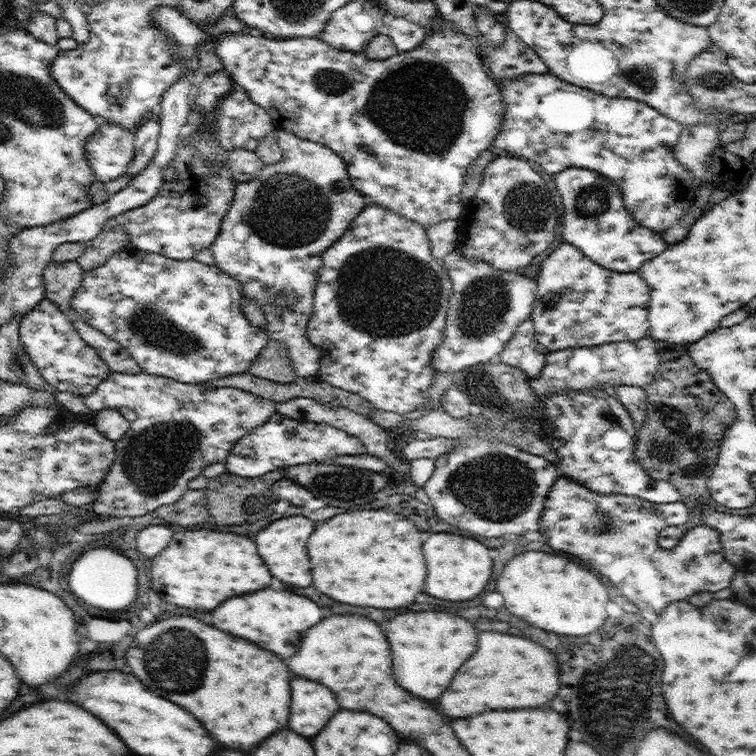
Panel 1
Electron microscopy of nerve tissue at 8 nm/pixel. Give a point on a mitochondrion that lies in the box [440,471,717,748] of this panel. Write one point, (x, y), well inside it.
(643, 685)

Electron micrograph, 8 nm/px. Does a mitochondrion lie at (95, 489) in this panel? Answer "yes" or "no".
no

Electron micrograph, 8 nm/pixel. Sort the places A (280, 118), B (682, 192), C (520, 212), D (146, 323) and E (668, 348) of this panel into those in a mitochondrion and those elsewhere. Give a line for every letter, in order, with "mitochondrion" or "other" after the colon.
A: other
B: other
C: mitochondrion
D: mitochondrion
E: other

